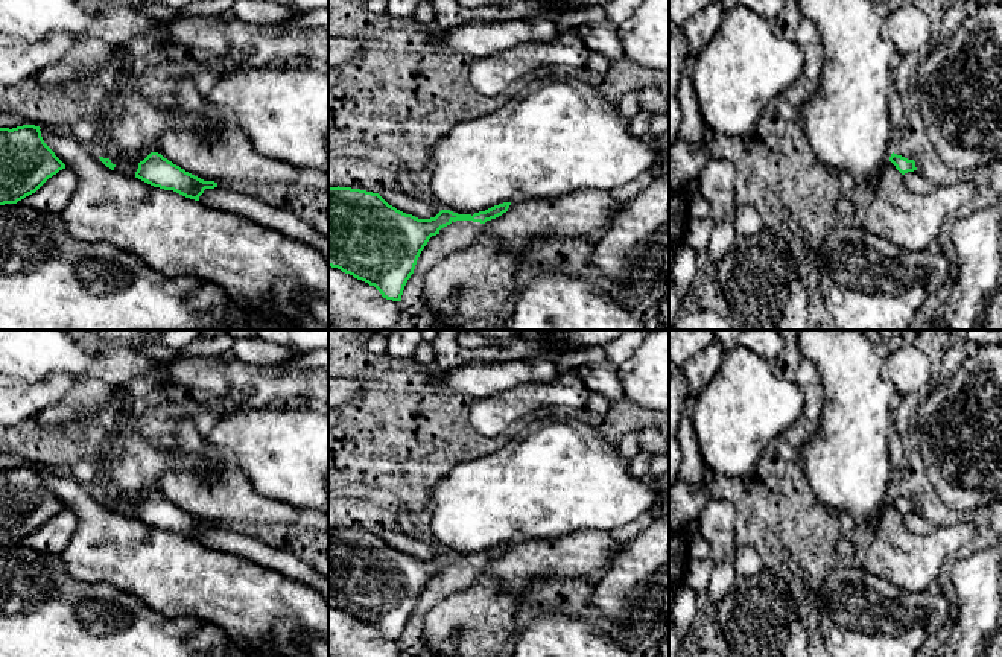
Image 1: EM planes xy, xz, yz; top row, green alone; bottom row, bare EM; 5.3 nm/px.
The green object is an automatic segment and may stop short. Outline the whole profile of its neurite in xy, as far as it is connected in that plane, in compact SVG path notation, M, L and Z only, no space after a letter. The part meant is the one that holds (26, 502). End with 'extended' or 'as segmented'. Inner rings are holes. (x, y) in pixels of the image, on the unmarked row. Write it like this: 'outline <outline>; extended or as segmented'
outline M35 465L0 468L0 546L17 544L65 509L65 505L44 484L40 470Z; as segmented

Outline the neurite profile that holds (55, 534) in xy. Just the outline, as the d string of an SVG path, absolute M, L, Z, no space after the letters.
M65 508L49 519L35 534L26 537L17 544L32 548L38 552L61 555L76 532L78 525L79 520L76 514Z

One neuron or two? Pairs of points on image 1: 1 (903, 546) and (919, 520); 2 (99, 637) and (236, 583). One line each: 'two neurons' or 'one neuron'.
1: two neurons
2: two neurons

